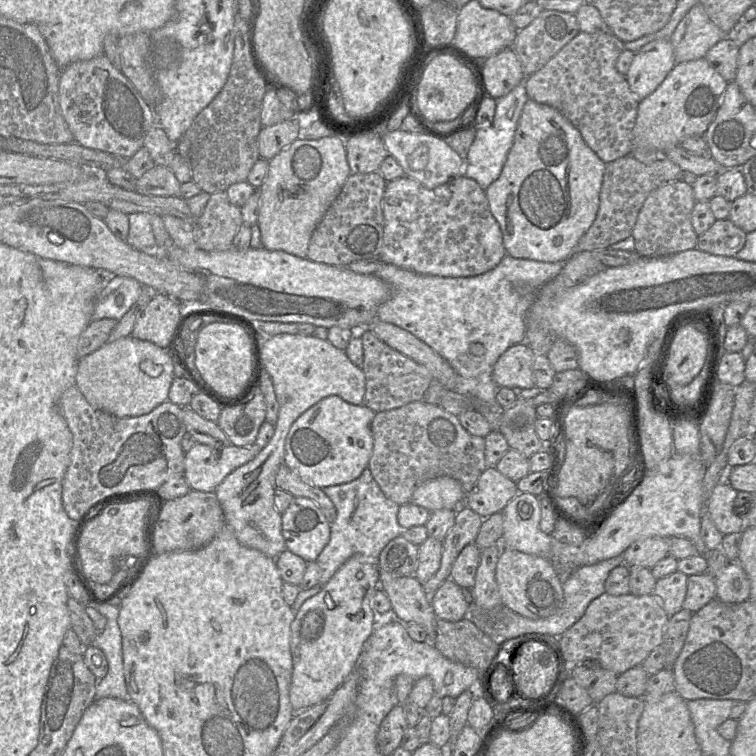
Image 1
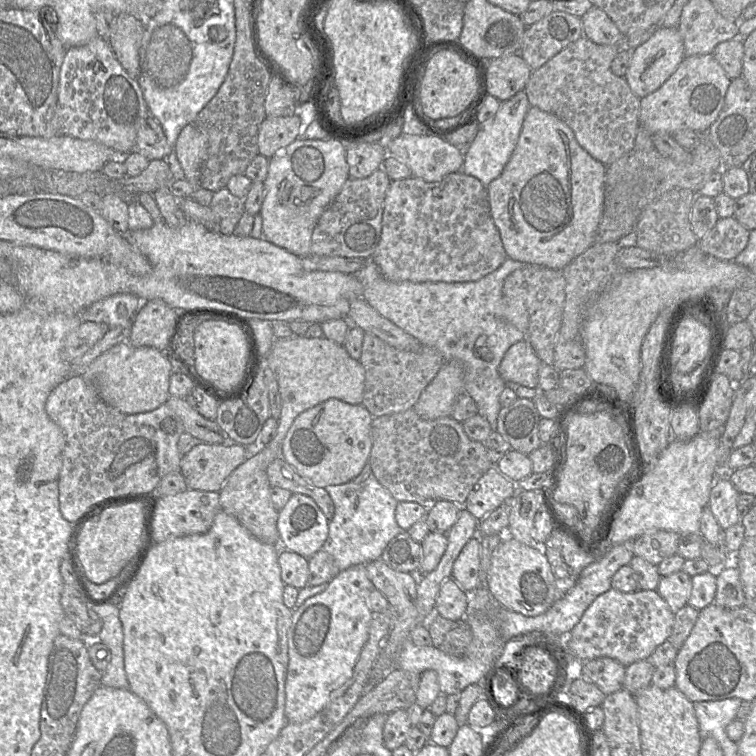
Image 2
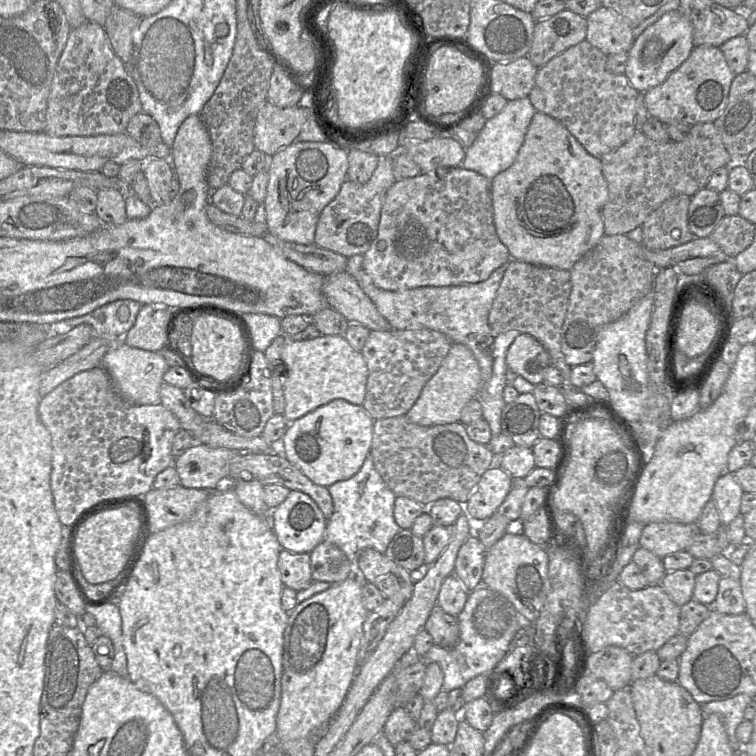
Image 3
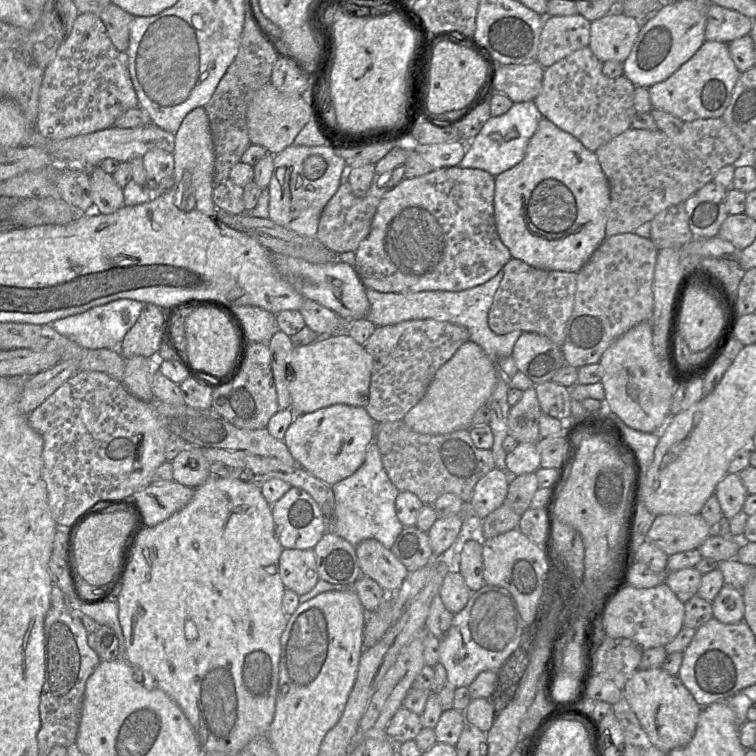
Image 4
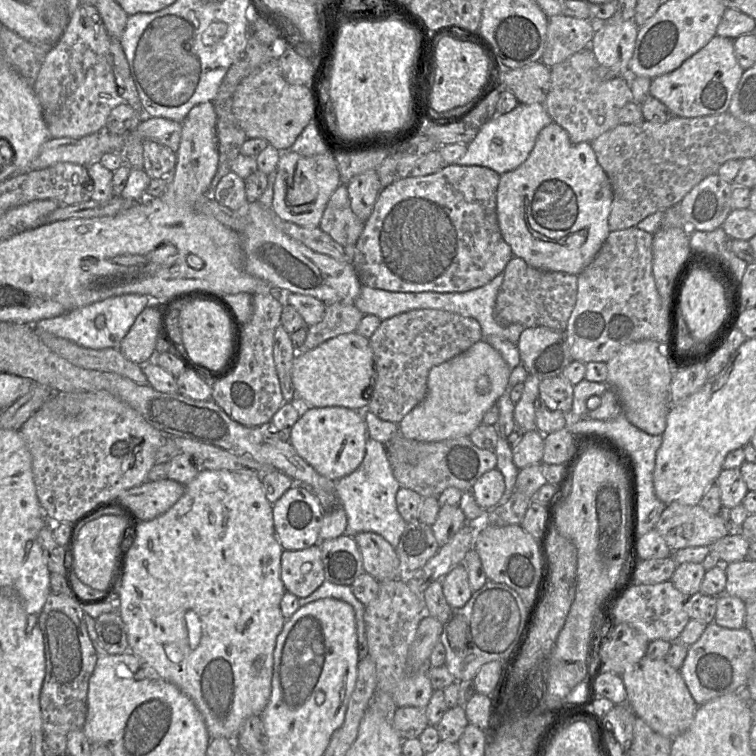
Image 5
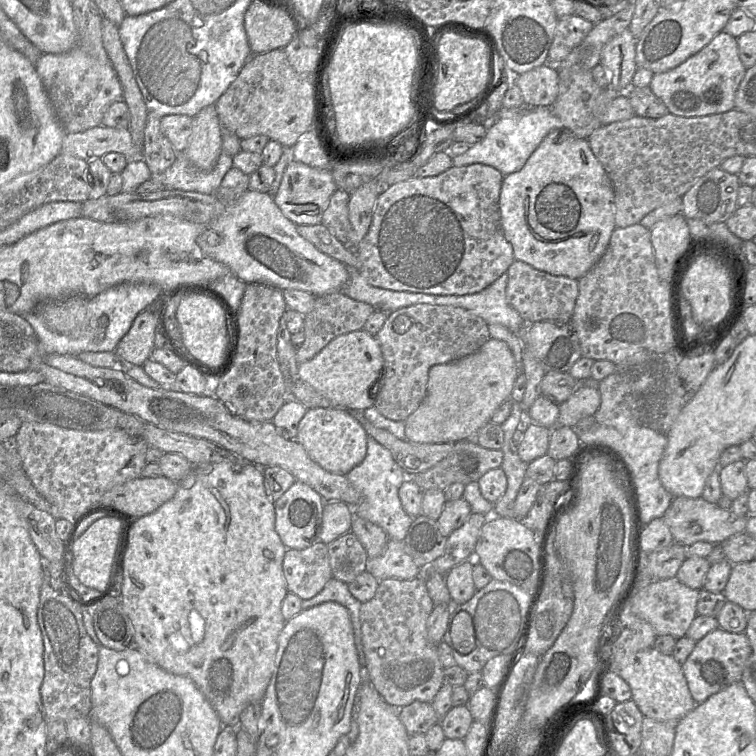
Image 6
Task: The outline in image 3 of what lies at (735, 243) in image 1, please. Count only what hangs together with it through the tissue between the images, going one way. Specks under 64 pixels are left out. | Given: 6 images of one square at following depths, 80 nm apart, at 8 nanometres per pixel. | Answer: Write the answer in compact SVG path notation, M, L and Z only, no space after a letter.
M737 214L724 215L708 237L727 256L735 257L753 242L754 234L755 224Z

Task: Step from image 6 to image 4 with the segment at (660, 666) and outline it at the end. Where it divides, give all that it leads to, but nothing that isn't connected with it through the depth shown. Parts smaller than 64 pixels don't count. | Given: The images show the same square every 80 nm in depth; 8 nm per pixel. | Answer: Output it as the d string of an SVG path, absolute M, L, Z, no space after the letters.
M662 668L638 669L626 683L623 697L634 711L650 741L659 750L668 754L675 748L688 745L692 740L702 707L696 703L678 676L670 675Z

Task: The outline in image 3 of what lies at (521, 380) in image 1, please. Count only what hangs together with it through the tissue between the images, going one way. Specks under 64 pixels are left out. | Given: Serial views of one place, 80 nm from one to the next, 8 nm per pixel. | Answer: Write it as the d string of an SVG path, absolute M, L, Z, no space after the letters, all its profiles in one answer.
M521 333L510 345L506 365L517 375L537 385L544 381L551 358L544 346L533 336Z

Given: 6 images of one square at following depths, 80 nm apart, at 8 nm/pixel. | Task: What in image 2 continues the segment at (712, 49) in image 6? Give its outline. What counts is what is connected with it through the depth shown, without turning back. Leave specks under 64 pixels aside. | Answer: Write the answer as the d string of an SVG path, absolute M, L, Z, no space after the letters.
M712 54L685 57L662 86L640 99L640 126L651 135L672 135L682 129L707 132L723 108L730 82L731 79Z

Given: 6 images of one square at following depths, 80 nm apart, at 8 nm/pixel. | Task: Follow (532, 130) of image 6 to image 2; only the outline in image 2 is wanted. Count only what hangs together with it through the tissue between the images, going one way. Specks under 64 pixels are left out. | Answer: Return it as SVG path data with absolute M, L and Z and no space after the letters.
M524 90L512 98L503 101L496 114L487 121L480 123L480 129L467 153L464 155L462 170L465 174L476 177L485 186L497 178L508 162L520 135L525 115L530 108Z

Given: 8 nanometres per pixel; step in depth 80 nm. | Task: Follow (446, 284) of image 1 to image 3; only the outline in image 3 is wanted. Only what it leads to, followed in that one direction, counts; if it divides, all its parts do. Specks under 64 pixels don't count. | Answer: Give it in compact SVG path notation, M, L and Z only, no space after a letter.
M361 254L349 257L345 269L356 279L364 293L393 329L436 330L448 336L453 344L464 344L472 351L481 371L481 382L475 398L482 406L483 418L488 422L492 436L502 433L501 415L506 405L503 391L508 384L506 355L512 342L521 334L518 330L497 333L488 322L490 310L508 265L509 261L495 269L485 281L478 283L458 286L425 286L395 291L384 290L374 285L363 268Z

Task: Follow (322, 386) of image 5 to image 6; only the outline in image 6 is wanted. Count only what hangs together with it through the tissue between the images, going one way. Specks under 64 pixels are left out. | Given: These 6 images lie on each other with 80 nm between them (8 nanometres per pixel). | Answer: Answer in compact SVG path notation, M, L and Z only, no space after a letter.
M361 329L334 338L312 359L299 363L298 376L327 397L332 407L363 412L374 406L375 399L370 395L374 382L382 375L383 366L384 359L376 337Z

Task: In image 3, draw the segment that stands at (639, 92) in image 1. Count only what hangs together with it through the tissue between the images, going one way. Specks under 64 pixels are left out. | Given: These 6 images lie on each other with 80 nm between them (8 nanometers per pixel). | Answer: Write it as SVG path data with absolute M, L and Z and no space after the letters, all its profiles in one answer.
M679 10L664 14L636 38L628 51L624 75L638 92L663 83L690 55L694 49L693 27Z

